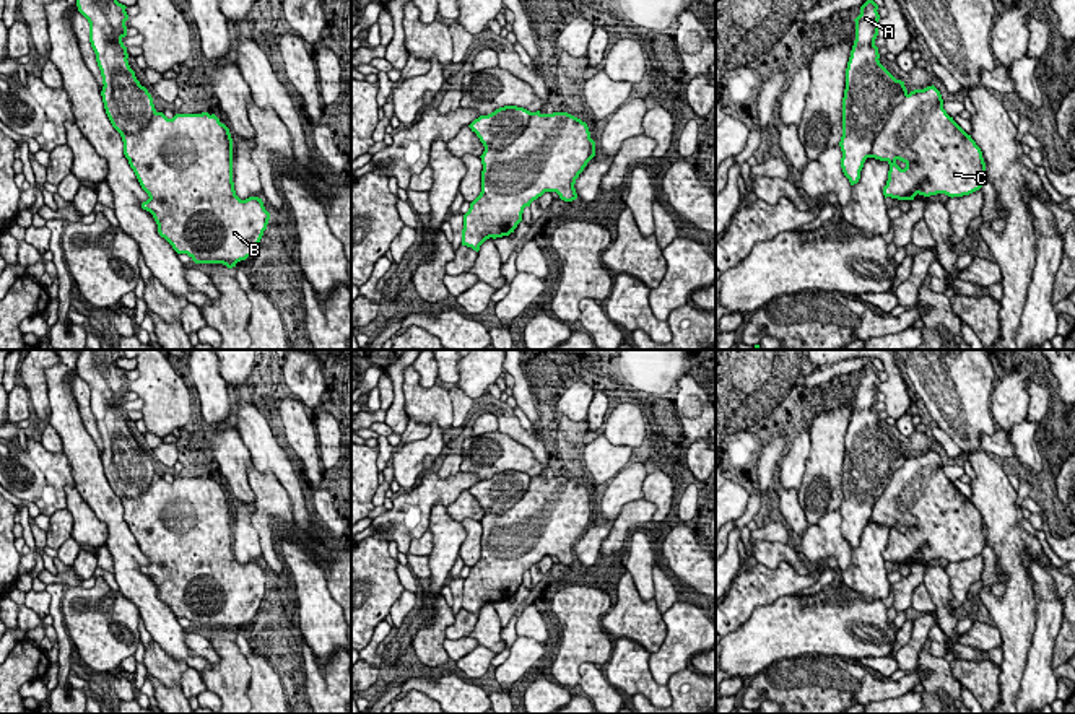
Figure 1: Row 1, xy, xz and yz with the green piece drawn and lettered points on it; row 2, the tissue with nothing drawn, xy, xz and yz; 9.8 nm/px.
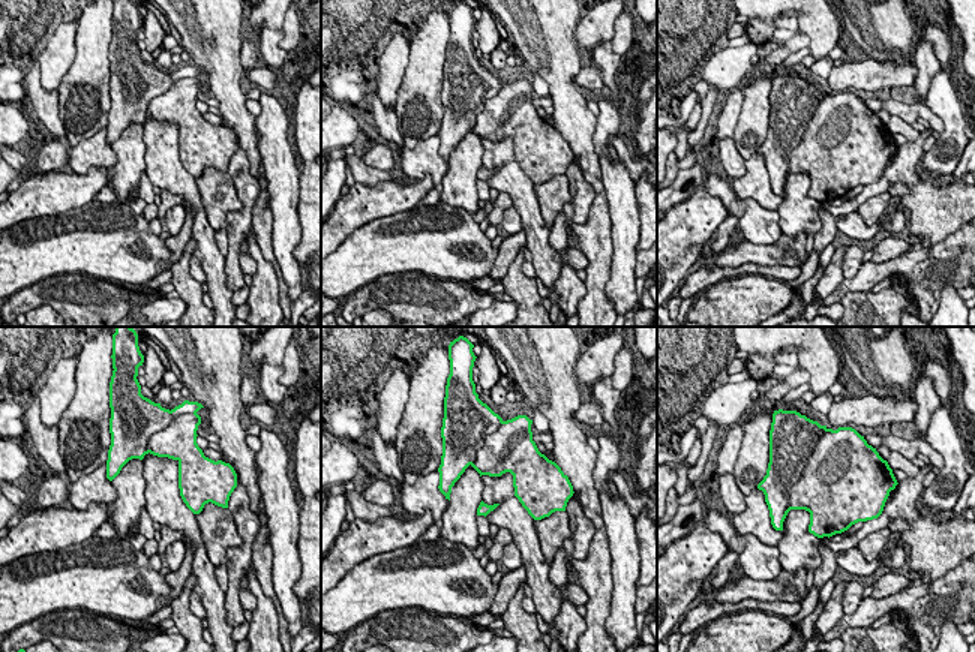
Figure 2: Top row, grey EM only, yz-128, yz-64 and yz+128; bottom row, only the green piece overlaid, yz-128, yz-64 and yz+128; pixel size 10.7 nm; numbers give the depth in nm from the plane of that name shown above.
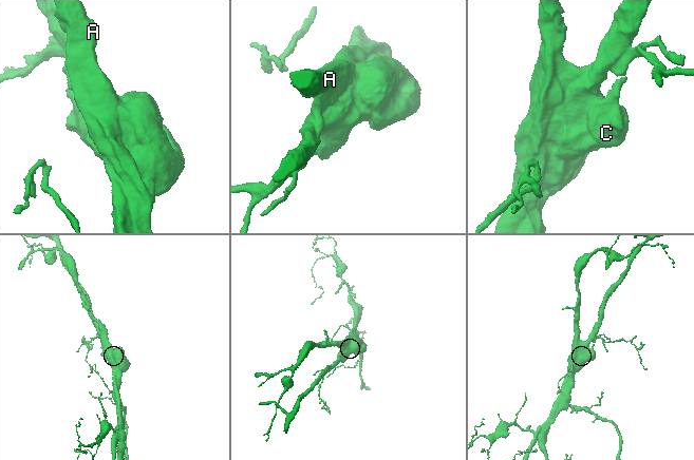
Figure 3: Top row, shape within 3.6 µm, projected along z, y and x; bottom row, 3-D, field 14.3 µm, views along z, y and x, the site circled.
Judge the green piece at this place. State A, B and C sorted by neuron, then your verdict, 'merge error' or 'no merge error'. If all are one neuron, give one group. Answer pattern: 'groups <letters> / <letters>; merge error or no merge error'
groups A B C; no merge error

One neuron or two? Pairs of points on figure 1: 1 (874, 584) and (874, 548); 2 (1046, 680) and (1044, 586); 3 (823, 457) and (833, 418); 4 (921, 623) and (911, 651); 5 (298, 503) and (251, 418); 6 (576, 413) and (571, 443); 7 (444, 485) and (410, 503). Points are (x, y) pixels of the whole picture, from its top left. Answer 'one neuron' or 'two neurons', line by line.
1: one neuron
2: one neuron
3: one neuron
4: one neuron
5: one neuron
6: one neuron
7: one neuron

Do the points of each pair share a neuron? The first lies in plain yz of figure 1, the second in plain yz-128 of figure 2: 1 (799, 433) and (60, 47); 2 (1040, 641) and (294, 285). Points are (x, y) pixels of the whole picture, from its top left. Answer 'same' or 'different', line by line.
1: same
2: same

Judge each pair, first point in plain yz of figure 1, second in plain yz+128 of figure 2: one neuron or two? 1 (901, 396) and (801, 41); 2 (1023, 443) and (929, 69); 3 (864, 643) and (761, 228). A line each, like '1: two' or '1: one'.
1: two
2: two
3: two

